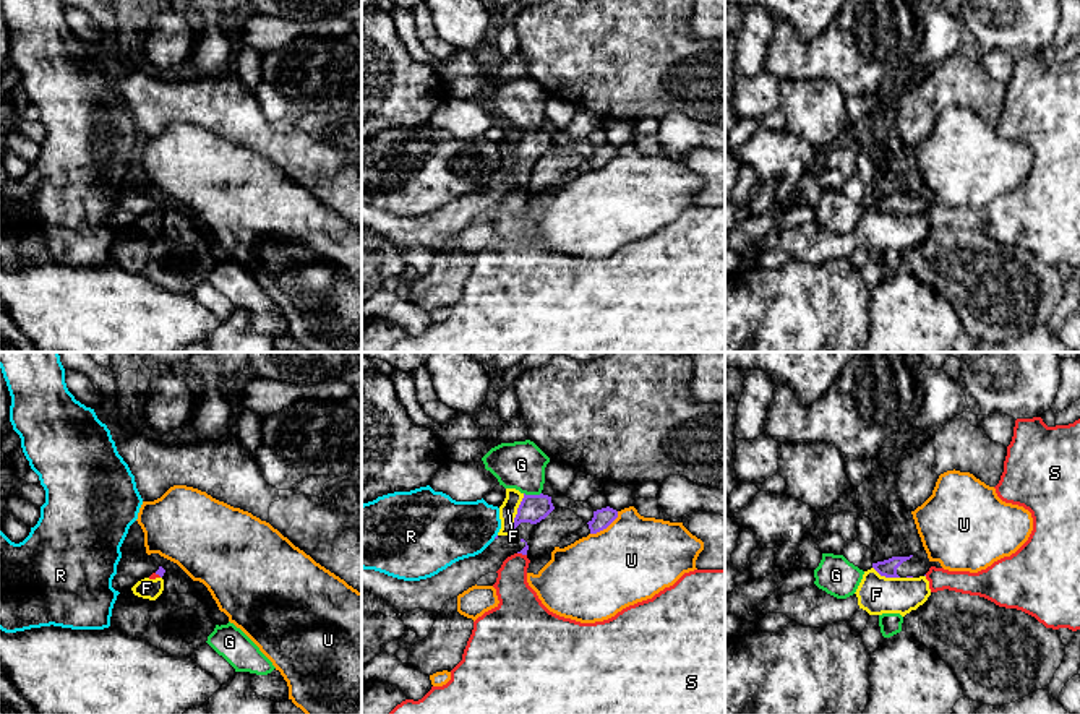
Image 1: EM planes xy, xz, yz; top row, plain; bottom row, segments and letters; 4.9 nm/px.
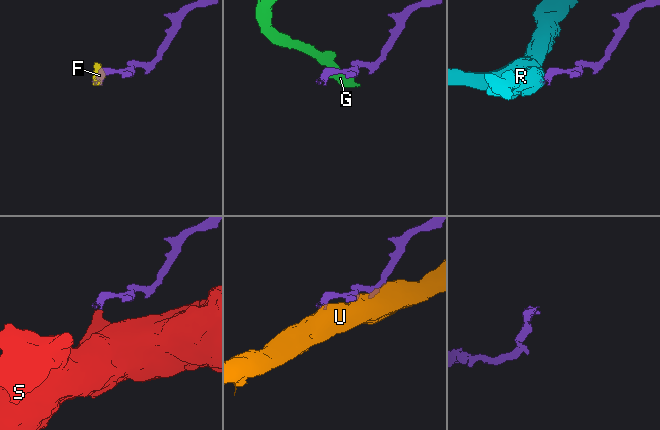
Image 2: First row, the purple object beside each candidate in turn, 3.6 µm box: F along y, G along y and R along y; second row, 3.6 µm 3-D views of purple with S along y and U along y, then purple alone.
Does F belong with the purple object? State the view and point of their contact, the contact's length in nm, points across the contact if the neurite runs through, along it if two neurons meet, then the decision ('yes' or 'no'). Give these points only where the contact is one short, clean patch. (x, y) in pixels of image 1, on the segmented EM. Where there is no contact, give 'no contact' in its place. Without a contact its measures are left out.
xz (518, 513) | 200 nm | along xz (524, 494), (511, 531) | no

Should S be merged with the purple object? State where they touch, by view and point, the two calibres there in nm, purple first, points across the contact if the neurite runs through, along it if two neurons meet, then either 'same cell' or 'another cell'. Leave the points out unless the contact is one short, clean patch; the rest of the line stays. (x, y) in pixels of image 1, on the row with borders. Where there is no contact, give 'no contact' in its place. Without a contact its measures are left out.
meets purple in xz at (522, 554); 30 nm thick on the purple side, 200 nm on the other; border along xz (518, 552), (526, 555); another cell

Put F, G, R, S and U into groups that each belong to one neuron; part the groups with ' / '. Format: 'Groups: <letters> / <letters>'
Groups: F S / G / R / U

